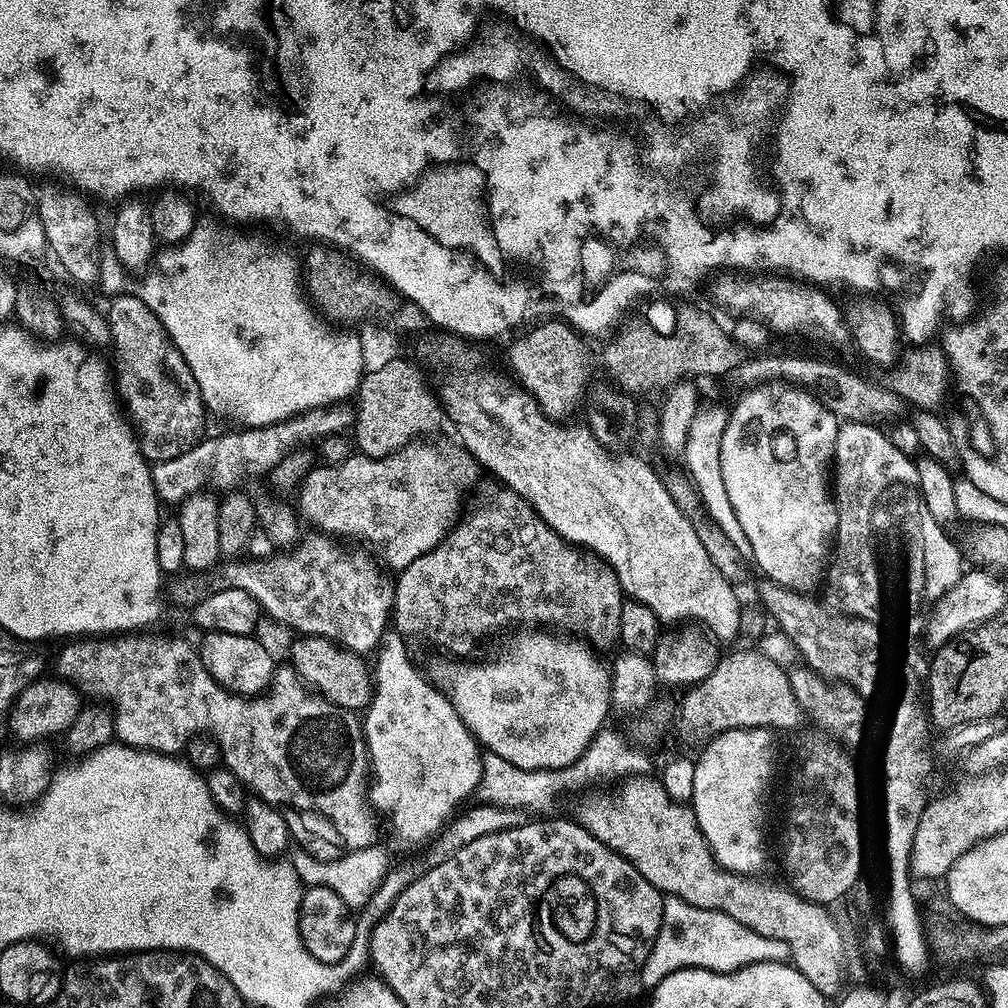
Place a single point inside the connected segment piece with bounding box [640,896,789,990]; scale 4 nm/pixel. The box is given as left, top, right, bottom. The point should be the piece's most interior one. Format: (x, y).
(690, 937)

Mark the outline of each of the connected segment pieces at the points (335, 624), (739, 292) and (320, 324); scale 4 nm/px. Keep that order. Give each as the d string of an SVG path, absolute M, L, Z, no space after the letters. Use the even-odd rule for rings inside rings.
M308 534L291 550L267 560L240 558L231 566L231 587L246 590L260 603L261 613L305 636L321 636L351 652L375 653L390 624L394 580L339 548L335 539Z
M724 274L716 284L718 303L737 317L753 316L767 326L769 333L801 336L824 348L844 348L853 343L852 330L845 313L831 300L823 287L797 282L780 274Z
M196 226L184 241L175 246L165 247L163 250L165 252L161 251L155 257L154 263L143 277L145 280L142 298L158 318L162 331L168 335L168 341L180 351L182 358L186 358L186 366L190 366L190 374L194 374L194 382L198 382L202 402L211 415L213 412L216 416L225 416L226 419L233 420L233 425L244 428L268 427L272 423L282 423L283 420L288 420L311 408L324 409L329 405L339 405L347 401L344 400L347 396L348 399L355 397L366 371L360 337L355 331L341 330L321 319L316 309L306 299L302 287L302 268L297 257L295 260L284 252L260 252L259 246L252 240L239 240L236 236L224 240L222 233L202 226Z

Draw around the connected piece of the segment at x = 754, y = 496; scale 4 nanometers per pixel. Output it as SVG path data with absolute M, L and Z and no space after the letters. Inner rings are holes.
M759 384L741 396L744 397L736 405L731 405L720 447L726 498L730 498L743 539L748 539L748 548L757 566L768 575L765 577L792 592L811 593L811 588L821 583L836 530L836 501L830 495L829 472L836 435L840 433L838 418L814 399L812 393L794 384Z

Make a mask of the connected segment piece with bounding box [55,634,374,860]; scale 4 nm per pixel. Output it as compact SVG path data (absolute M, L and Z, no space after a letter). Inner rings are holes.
M122 634L117 638L73 639L71 642L65 643L68 645L57 654L55 675L61 680L68 681L80 693L81 697L92 702L99 702L105 706L111 706L114 709L114 736L119 743L129 744L132 748L146 748L149 752L160 752L163 756L174 756L183 753L193 739L207 734L220 748L223 767L229 768L244 783L245 789L255 799L264 800L270 806L279 808L281 814L286 818L286 826L290 830L293 841L313 855L314 858L322 860L337 859L345 852L356 851L373 843L372 816L374 817L374 812L368 803L366 795L364 730L361 717L353 709L338 706L309 690L291 666L277 667L273 671L272 681L269 682L267 689L261 692L259 696L239 696L237 692L227 692L206 670L195 643L192 645L190 641L183 640L180 636L148 635L152 634Z

